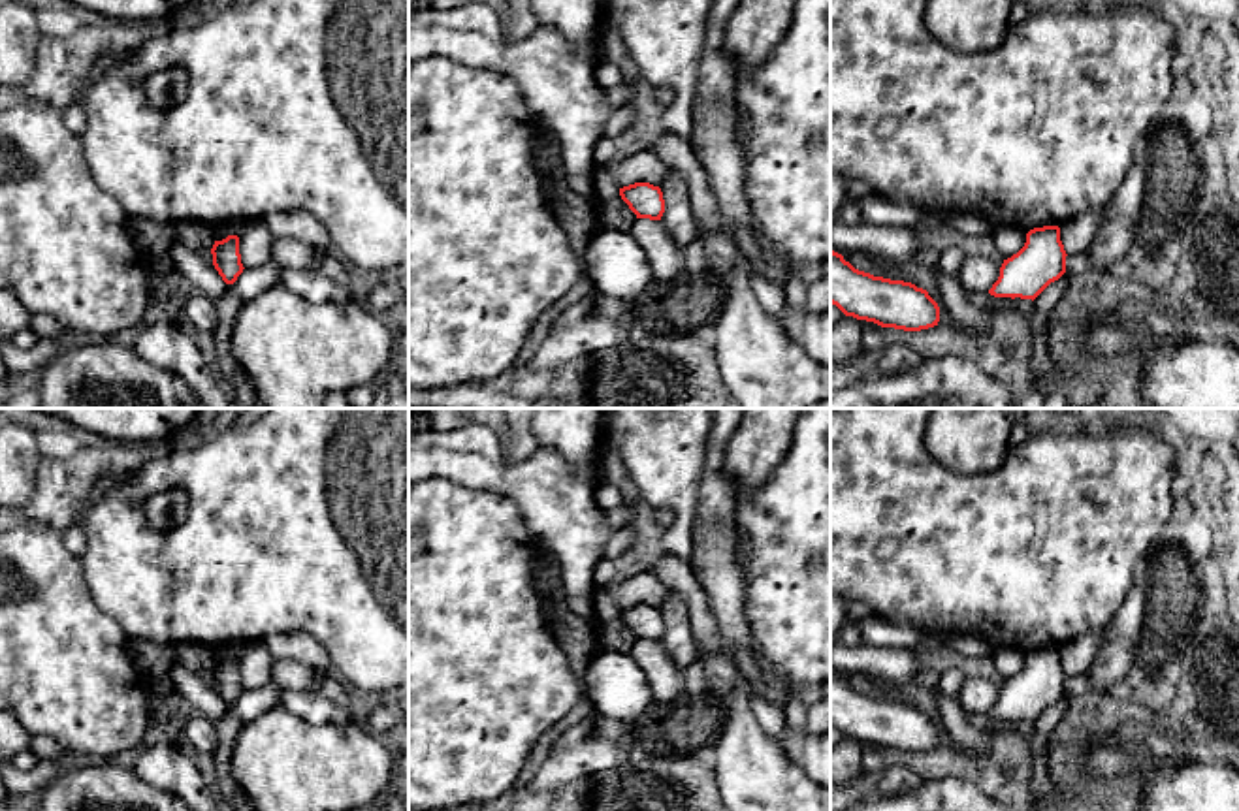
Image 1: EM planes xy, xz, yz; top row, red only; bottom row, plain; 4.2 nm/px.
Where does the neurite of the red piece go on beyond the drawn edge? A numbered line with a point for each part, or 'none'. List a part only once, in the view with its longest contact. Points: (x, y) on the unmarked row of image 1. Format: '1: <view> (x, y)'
none

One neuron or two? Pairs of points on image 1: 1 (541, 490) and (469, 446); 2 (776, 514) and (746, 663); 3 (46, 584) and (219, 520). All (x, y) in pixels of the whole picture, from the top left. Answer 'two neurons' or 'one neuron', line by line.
1: one neuron
2: two neurons
3: two neurons

